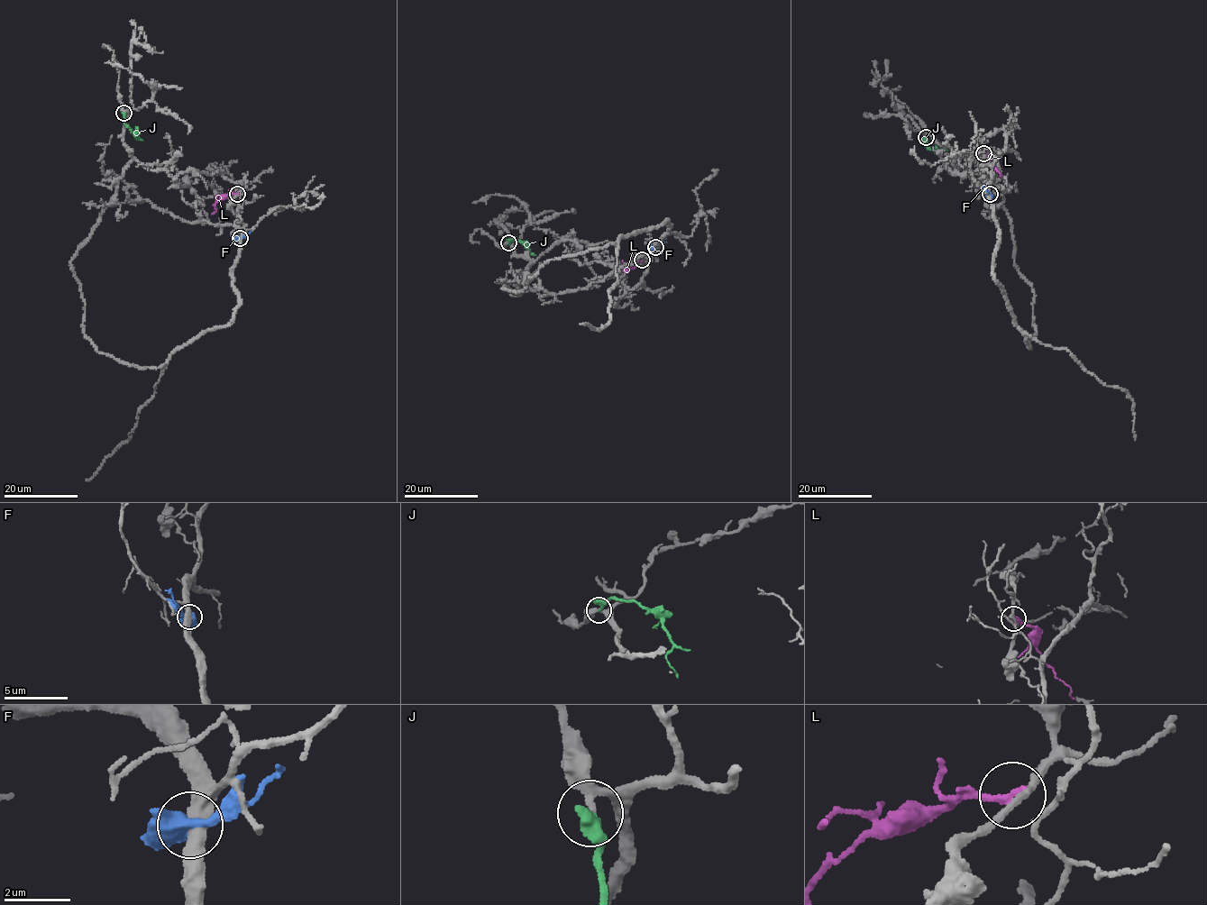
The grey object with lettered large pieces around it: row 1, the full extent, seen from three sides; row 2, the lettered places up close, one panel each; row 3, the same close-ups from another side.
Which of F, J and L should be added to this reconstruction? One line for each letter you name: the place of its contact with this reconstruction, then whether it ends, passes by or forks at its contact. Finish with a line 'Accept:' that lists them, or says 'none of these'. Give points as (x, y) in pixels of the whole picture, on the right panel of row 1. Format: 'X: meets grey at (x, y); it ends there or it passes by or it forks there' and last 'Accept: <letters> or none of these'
J: meets grey at (926, 137); it passes by
Accept: J

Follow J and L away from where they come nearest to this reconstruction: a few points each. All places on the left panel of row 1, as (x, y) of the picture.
J: (123, 113), (125, 123), (138, 137)
L: (237, 194), (223, 196), (214, 204), (215, 211), (212, 214)

